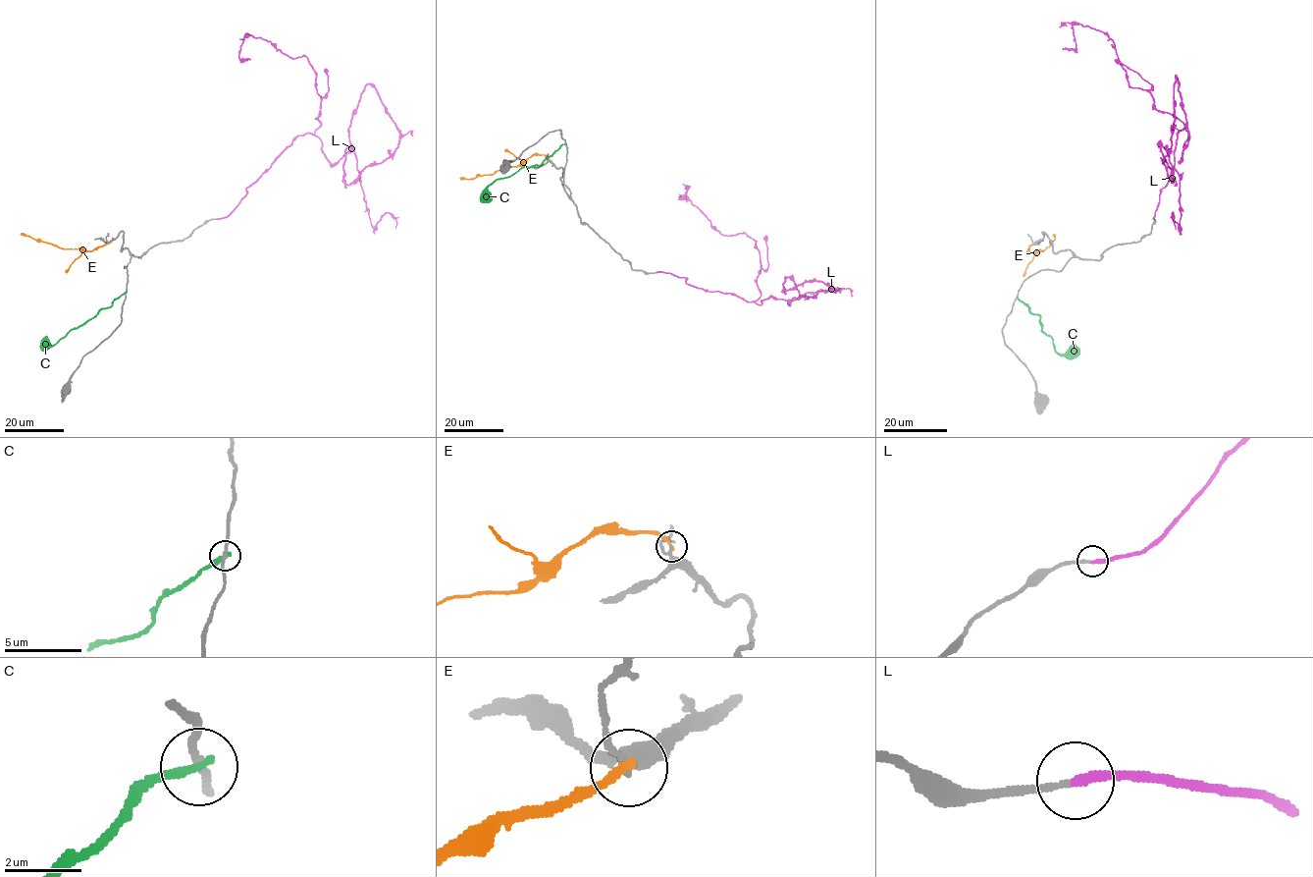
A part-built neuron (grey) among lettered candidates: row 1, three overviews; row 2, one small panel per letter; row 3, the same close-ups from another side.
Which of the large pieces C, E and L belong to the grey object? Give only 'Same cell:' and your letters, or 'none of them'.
Same cell: L

